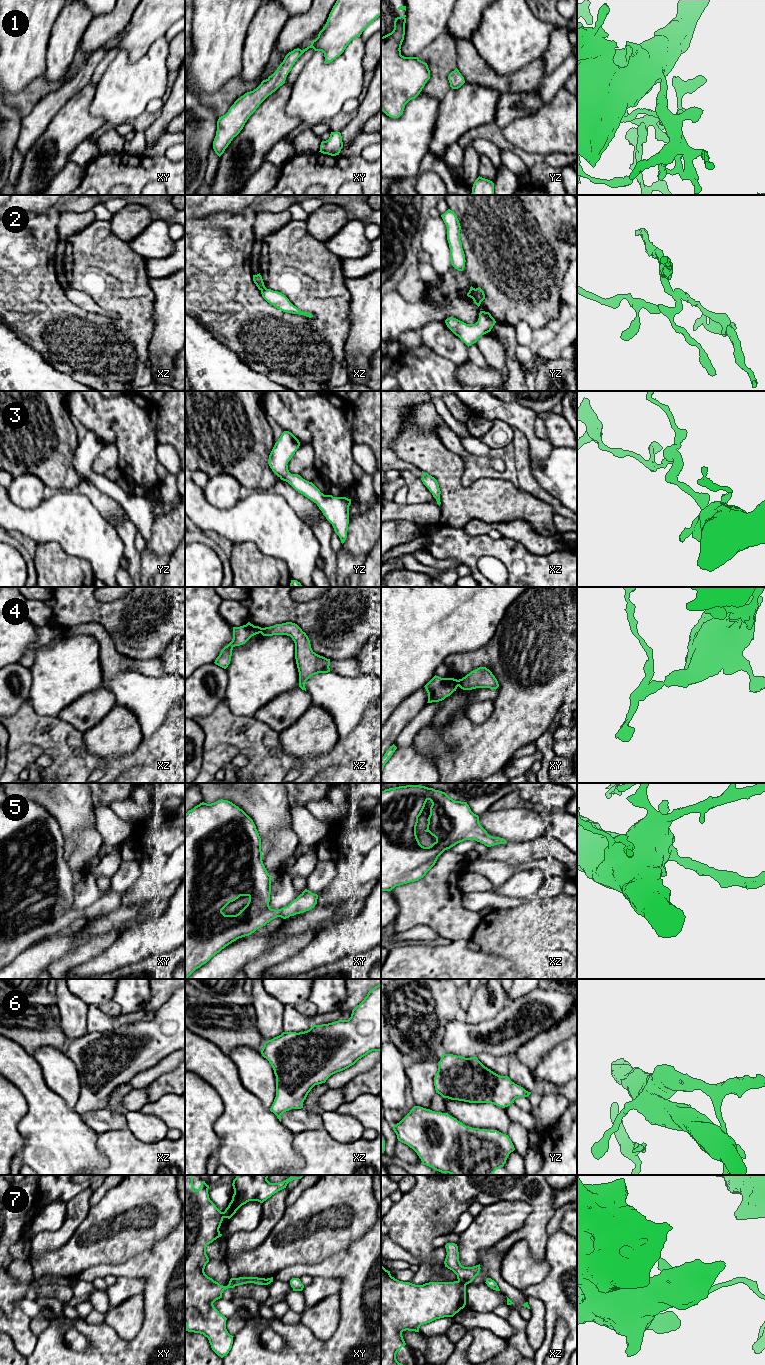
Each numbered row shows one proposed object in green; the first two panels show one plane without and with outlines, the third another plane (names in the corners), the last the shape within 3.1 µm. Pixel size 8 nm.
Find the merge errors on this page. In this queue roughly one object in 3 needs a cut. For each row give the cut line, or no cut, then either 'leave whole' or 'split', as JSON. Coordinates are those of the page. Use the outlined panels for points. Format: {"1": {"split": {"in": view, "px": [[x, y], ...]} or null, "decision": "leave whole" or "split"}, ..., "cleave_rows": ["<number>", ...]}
{"1": {"split": null, "decision": "leave whole"}, "2": {"split": {"in": "yz", "px": [[475, 289], [475, 295], [472, 298]]}, "decision": "split"}, "3": {"split": null, "decision": "leave whole"}, "4": {"split": {"in": "xy", "px": [[457, 680], [458, 685]]}, "decision": "split"}, "5": {"split": null, "decision": "leave whole"}, "6": {"split": null, "decision": "leave whole"}, "7": {"split": {"in": "xz", "px": [[458, 1280], [465, 1285]]}, "decision": "split"}, "cleave_rows": ["2", "4", "7"]}

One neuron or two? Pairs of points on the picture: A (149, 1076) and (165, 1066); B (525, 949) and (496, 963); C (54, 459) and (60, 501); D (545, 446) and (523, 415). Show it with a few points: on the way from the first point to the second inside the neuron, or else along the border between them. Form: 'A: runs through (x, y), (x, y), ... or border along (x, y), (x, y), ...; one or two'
A: runs through (153, 1073), (161, 1068); one
B: border along (483, 952), (506, 957), (520, 968); two
C: border along (71, 489), (55, 491); two
D: runs through (536, 441), (525, 424); one

